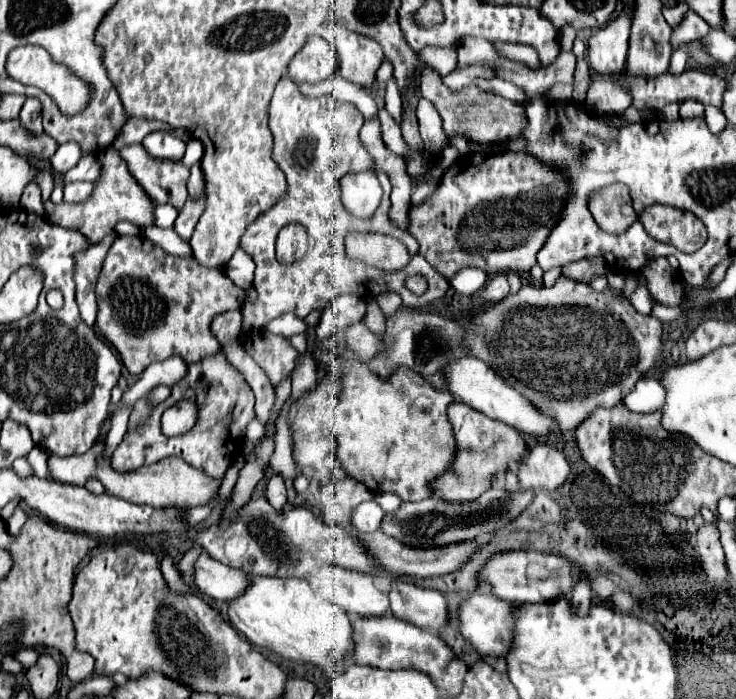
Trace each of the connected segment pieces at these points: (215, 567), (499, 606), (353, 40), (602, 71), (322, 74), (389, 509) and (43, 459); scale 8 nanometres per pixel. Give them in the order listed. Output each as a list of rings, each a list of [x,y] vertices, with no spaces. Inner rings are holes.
[[[200,553],[194,565],[194,587],[212,599],[228,601],[236,593],[244,591],[246,573],[224,563],[218,563],[206,553]]]
[[[472,591],[464,595],[458,607],[458,631],[480,655],[506,655],[512,643],[512,609],[516,605]]]
[[[346,29],[336,33],[334,45],[340,53],[338,75],[352,83],[370,87],[376,81],[374,77],[376,69],[384,61],[384,53],[380,45],[368,37],[350,33]]]
[[[622,11],[614,21],[596,31],[588,41],[590,67],[598,75],[618,75],[626,67],[628,39],[630,39],[632,15]]]
[[[312,37],[294,55],[292,63],[288,65],[288,77],[296,79],[296,83],[302,81],[318,83],[328,79],[336,71],[336,63],[338,63],[336,49],[322,41],[320,37]]]
[[[384,493],[384,495],[376,495],[374,497],[378,503],[382,503],[382,507],[386,509],[386,513],[396,513],[398,509],[400,509],[400,505],[402,505],[402,501],[398,499],[398,495],[394,495],[394,493]]]
[[[34,446],[26,458],[38,477],[42,479],[51,478],[48,471],[47,454],[40,446]]]

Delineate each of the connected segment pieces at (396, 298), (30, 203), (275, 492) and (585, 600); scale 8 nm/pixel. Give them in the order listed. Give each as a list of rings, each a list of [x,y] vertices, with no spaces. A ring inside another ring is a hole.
[[[384,291],[384,293],[380,293],[380,295],[376,297],[376,301],[378,301],[378,305],[380,305],[380,309],[384,311],[386,317],[390,317],[390,315],[402,305],[400,295],[394,293],[394,291]]]
[[[30,183],[30,185],[24,189],[24,193],[22,193],[22,197],[20,197],[20,207],[22,207],[24,211],[28,211],[28,213],[34,213],[34,215],[38,215],[38,217],[44,217],[44,201],[42,201],[40,189],[38,189],[34,183]]]
[[[274,475],[272,479],[268,481],[266,499],[268,499],[268,503],[270,503],[276,511],[282,511],[282,509],[284,509],[284,503],[286,503],[286,487],[284,487],[280,475]],[[272,479],[276,479],[276,481],[272,481]]]
[[[584,579],[576,583],[572,595],[570,595],[572,603],[576,603],[576,611],[588,611],[588,607],[592,605],[592,587],[590,583],[586,583]]]

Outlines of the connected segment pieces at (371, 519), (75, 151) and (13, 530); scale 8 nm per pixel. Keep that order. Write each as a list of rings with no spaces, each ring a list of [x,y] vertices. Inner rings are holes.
[[[372,499],[372,501],[364,501],[360,503],[354,513],[352,513],[352,523],[364,531],[364,533],[374,533],[380,531],[380,523],[384,519],[384,509]]]
[[[68,141],[68,143],[62,143],[58,147],[58,151],[52,155],[50,163],[52,163],[52,169],[58,171],[58,173],[66,173],[70,171],[82,157],[82,149],[78,143],[74,141]]]
[[[16,507],[14,515],[12,515],[12,517],[6,521],[6,529],[8,529],[8,533],[10,533],[10,535],[18,535],[18,533],[20,533],[20,529],[24,527],[26,519],[28,519],[26,511],[24,511],[22,507]]]

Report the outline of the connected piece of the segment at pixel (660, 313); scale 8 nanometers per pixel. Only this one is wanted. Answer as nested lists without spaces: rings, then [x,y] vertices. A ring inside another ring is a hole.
[[[660,303],[654,305],[652,315],[658,317],[662,323],[670,323],[670,321],[680,319],[680,311],[678,311],[678,307],[666,307],[666,305],[660,305]]]

